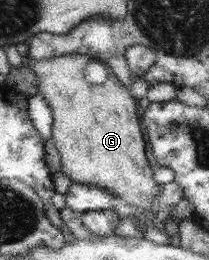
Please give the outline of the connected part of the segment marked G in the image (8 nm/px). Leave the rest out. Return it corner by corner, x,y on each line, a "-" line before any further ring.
68,54
55,58
39,60
39,62
28,62
28,66
35,72
38,92
45,103
51,108
52,128
51,139
55,149
59,151
60,171
73,182
94,184
99,189
108,191
112,197
122,199
125,205
136,207
141,213
148,216
153,215
156,207
152,199
160,192
160,184
153,180
155,168
149,166
145,149
143,148
143,137
139,128
140,118
137,112
137,101
131,97
126,88
113,74
113,79
105,79
101,85
93,85
83,77
83,69
89,59
89,55

